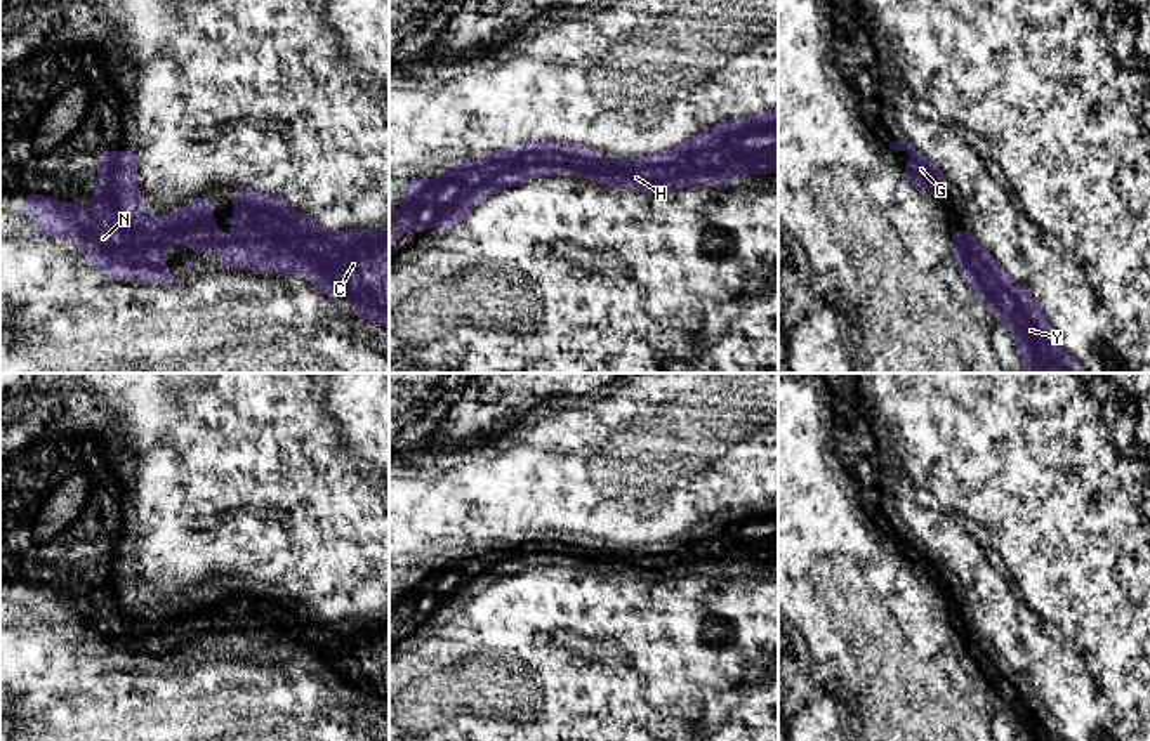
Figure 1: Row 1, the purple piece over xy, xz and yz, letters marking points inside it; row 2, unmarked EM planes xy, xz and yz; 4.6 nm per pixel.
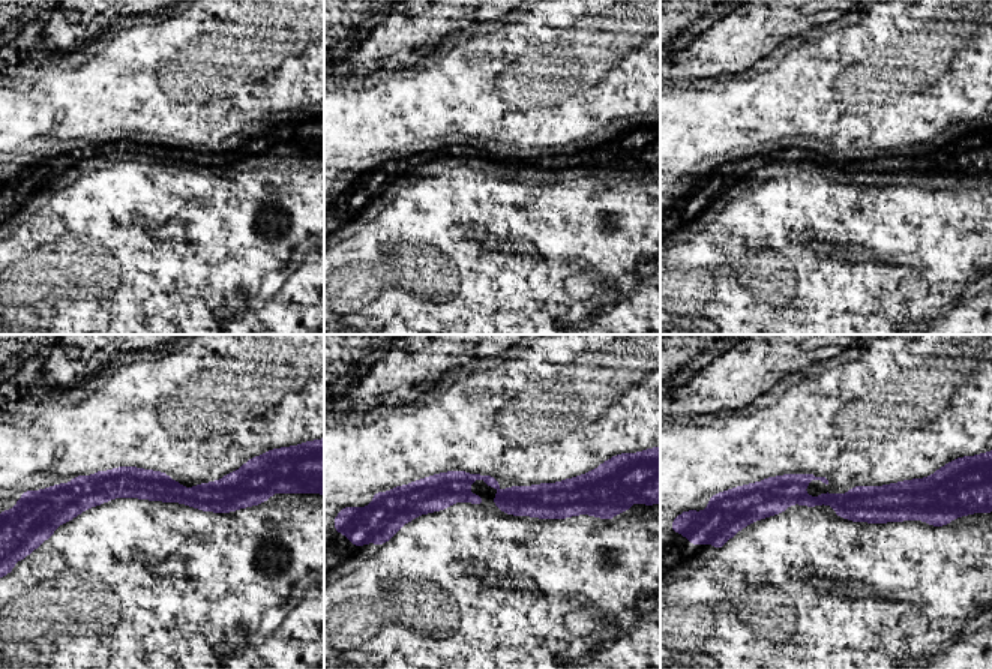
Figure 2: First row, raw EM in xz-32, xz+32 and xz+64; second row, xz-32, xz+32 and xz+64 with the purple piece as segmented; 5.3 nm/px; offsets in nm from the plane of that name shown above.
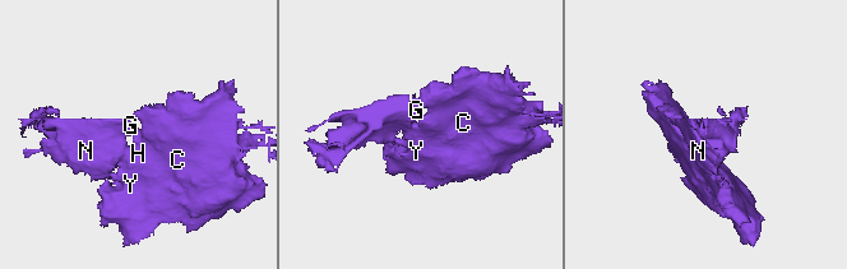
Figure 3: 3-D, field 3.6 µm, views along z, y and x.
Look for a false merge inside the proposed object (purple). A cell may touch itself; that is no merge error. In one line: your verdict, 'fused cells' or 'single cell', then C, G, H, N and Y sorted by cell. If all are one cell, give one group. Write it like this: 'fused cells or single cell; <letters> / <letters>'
single cell; C G H N Y

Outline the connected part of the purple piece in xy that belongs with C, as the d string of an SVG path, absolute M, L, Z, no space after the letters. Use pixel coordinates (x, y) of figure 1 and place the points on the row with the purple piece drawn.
M97 151L97 180L94 198L82 203L61 203L43 194L24 194L24 213L36 219L40 236L66 238L75 243L82 259L89 266L99 266L108 281L132 281L139 285L182 283L165 271L167 248L170 245L188 245L198 257L208 248L219 255L221 267L254 269L273 272L274 276L302 274L318 292L328 297L347 297L351 312L367 321L377 321L389 330L389 224L384 229L363 231L325 231L313 217L292 208L283 198L254 189L236 187L233 191L233 243L222 229L215 227L212 198L200 196L162 217L148 217L142 212L142 194L139 193L137 163L134 151Z

